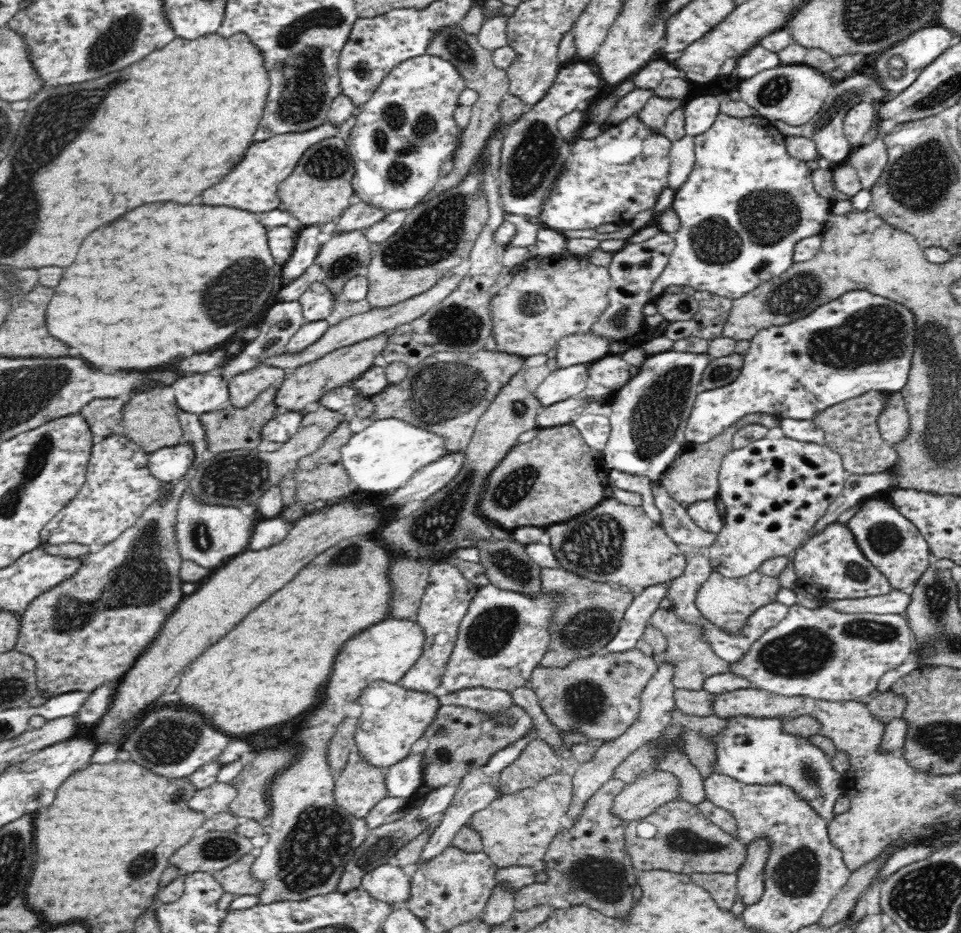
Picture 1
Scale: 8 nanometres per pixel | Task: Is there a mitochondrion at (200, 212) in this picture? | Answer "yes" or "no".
no

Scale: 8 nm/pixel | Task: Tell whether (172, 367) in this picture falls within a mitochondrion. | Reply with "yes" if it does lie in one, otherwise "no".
no

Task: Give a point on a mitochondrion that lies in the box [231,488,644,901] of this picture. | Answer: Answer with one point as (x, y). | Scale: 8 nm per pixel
(306, 861)

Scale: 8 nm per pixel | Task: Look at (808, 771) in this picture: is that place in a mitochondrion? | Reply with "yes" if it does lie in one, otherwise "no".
yes

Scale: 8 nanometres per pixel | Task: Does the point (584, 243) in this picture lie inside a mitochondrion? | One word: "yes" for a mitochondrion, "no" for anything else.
no

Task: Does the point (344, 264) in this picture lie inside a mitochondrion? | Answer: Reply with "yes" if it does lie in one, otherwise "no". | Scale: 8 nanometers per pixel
yes

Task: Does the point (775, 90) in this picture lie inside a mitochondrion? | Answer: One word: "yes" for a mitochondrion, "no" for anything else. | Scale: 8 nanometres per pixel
yes

